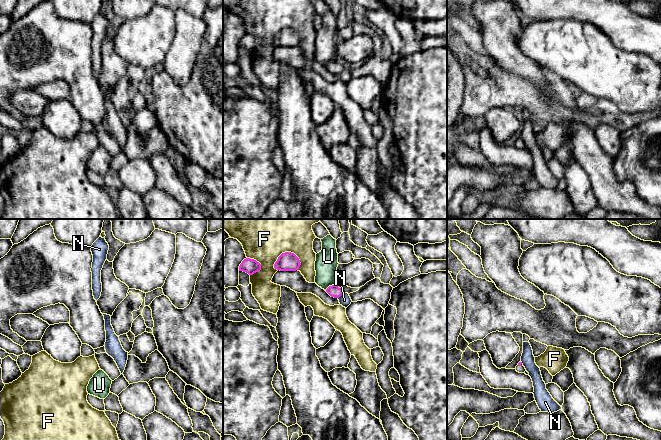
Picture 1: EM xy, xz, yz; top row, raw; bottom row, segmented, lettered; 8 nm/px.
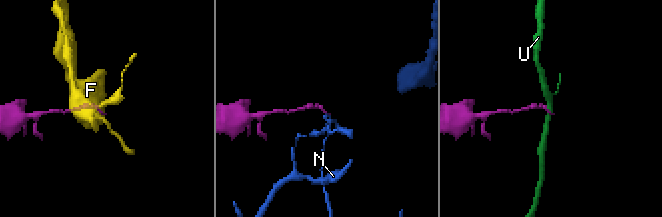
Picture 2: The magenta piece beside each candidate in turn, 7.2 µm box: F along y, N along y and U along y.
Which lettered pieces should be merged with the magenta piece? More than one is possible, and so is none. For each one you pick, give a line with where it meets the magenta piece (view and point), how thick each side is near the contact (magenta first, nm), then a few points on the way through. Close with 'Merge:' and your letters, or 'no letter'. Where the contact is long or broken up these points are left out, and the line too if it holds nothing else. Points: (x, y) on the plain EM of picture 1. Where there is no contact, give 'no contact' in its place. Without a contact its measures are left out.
Merge: no letter

